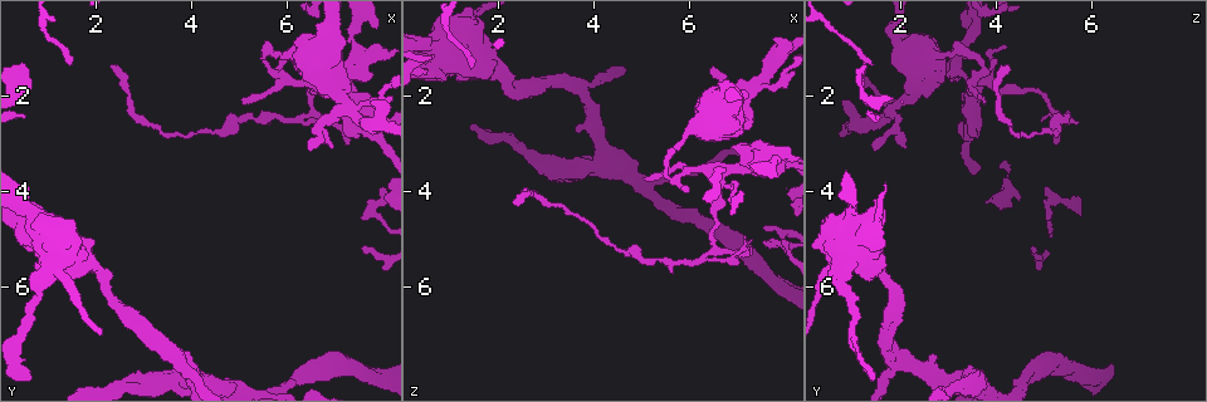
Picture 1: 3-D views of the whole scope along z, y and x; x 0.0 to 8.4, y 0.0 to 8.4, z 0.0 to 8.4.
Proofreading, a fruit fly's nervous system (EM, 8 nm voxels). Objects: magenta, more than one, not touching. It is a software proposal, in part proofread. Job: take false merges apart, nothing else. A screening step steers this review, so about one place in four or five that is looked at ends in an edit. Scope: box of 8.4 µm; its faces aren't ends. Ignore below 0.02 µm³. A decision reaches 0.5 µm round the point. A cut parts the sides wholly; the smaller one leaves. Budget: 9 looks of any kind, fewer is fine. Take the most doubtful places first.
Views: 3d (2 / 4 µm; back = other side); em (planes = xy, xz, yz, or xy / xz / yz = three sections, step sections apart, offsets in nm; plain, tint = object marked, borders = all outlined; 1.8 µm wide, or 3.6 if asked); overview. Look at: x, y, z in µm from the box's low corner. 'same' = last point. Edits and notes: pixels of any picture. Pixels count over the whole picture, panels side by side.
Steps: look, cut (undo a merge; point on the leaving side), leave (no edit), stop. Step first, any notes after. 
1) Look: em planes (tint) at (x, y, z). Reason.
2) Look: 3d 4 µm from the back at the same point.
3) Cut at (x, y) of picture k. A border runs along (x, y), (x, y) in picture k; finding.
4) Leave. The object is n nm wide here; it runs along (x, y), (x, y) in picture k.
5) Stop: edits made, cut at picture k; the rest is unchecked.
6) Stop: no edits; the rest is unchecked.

Look: em xz step 8 (tint) at (3.80, 7.45, 1.95). Three-way junction.

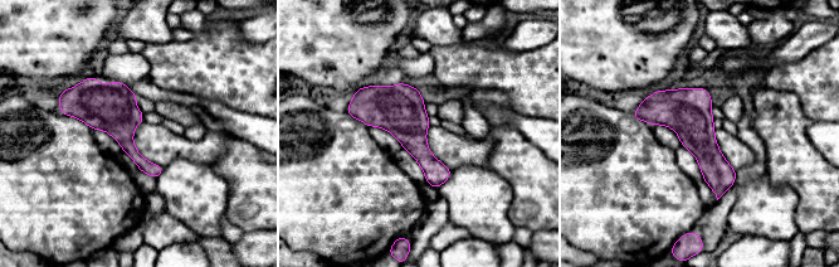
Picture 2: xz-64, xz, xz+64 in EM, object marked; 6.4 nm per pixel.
Look: em planes (tint) at the same point.

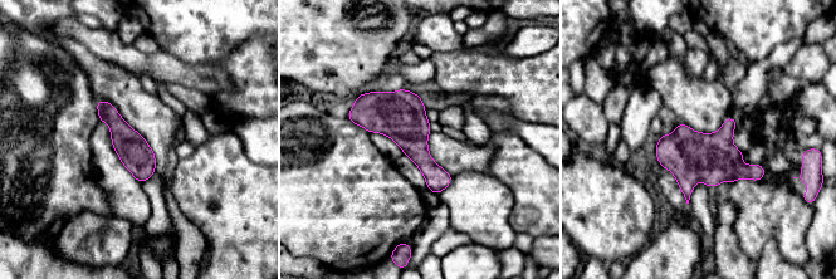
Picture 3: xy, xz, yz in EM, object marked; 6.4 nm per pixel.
Leave. The object is 200 nm wide here; it runs along (99, 103), (140, 160), (143, 177) in picture 3; one neuron here.

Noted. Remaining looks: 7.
Look: em xy step 8 (tint) at (6.35, 2.45, 5.30). Sharp bend.

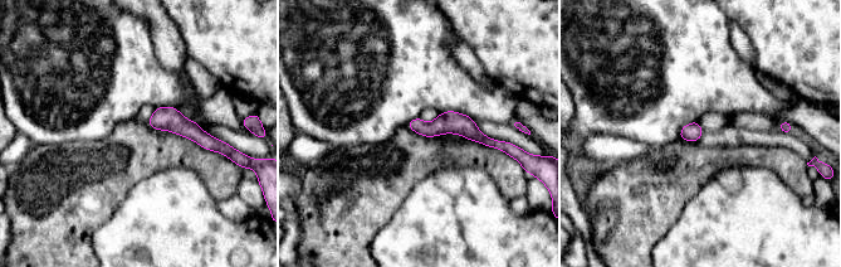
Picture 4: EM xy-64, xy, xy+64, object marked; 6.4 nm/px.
Look: em planes (tint) at the same point.

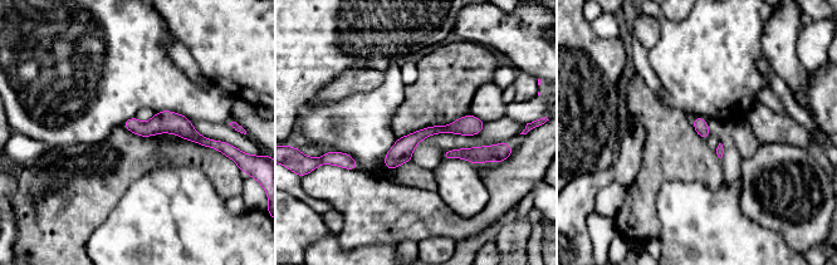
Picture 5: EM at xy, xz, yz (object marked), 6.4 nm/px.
Leave. The object is 90 nm wide here; it runs along (480, 123), (425, 132), (387, 165) in picture 5; all the same neuron.

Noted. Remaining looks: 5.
Look: em 3.6 µm xz step 16 (tint) at (7.00, 1.90, 3.50). Branch point.

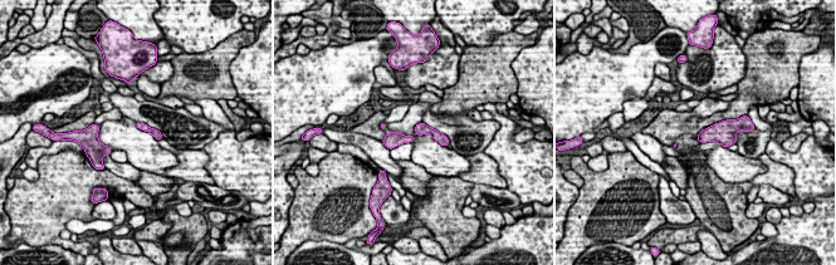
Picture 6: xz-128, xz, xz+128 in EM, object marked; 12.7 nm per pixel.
Leave. It runs along (386, 141), (418, 131), (445, 141) in picture 6; all the same neuron.

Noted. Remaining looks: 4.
Look: em planes (tint) at (7.85, 2.55, 1.10).

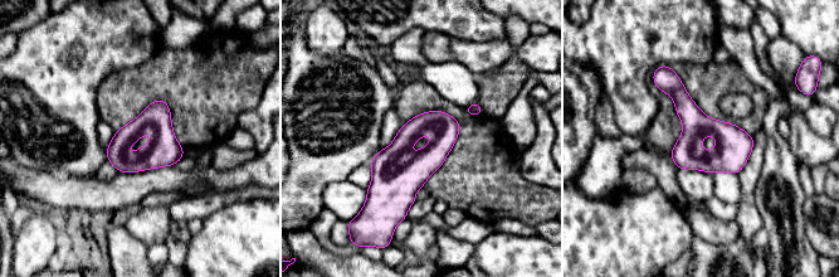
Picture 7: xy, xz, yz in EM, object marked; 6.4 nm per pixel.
Leave. All the same neuron.

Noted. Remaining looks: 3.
Stop: no edits; the rest is unchecked.

